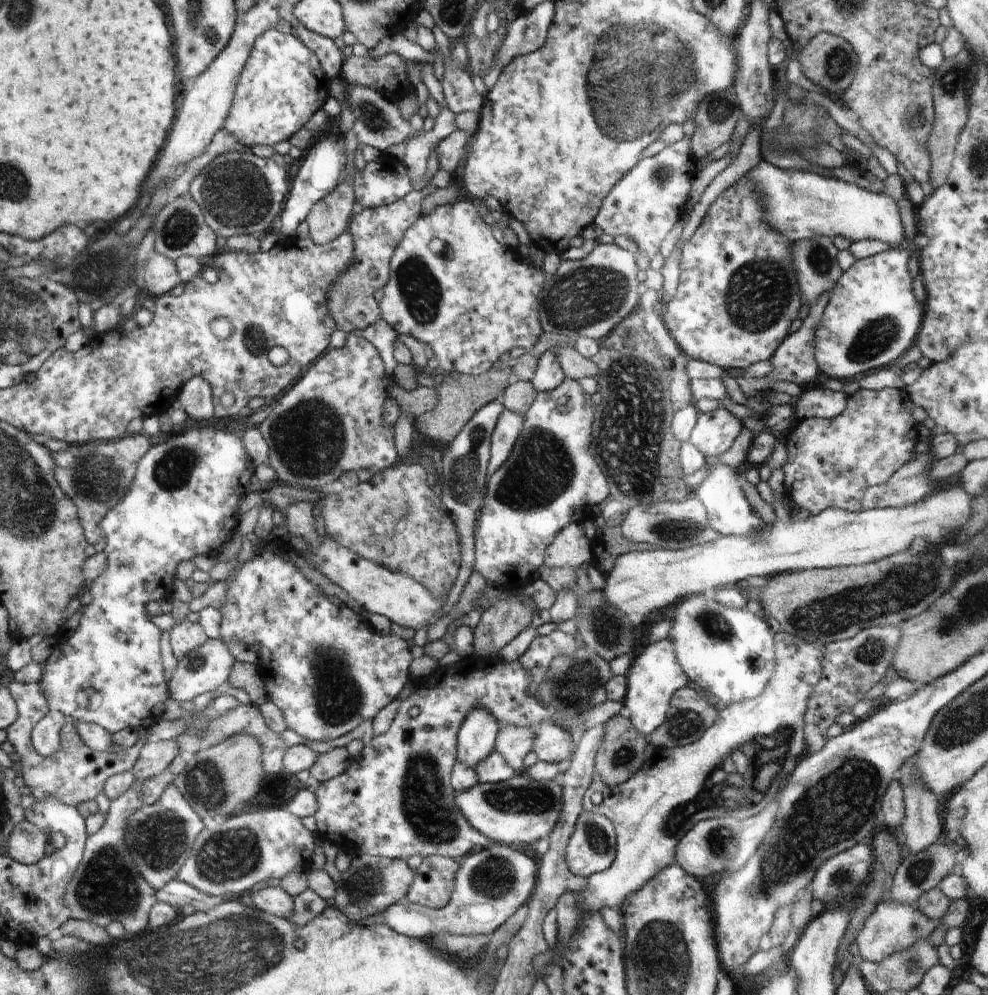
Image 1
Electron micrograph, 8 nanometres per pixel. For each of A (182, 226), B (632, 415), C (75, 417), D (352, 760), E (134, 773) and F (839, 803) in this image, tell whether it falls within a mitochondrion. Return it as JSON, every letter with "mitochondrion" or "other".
{"A":"mitochondrion","B":"mitochondrion","C":"other","D":"other","E":"other","F":"mitochondrion"}

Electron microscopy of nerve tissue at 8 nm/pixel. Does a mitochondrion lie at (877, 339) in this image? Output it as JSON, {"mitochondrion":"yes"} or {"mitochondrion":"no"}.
{"mitochondrion":"yes"}

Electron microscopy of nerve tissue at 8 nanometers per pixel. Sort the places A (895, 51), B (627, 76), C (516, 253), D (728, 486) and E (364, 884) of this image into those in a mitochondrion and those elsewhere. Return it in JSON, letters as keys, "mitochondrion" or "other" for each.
{"A":"other","B":"mitochondrion","C":"other","D":"other","E":"mitochondrion"}

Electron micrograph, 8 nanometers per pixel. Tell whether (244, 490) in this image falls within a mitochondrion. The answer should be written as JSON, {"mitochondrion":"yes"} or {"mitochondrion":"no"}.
{"mitochondrion":"no"}

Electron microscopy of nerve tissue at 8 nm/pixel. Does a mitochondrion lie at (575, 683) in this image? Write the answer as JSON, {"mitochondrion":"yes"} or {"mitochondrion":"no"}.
{"mitochondrion":"yes"}

